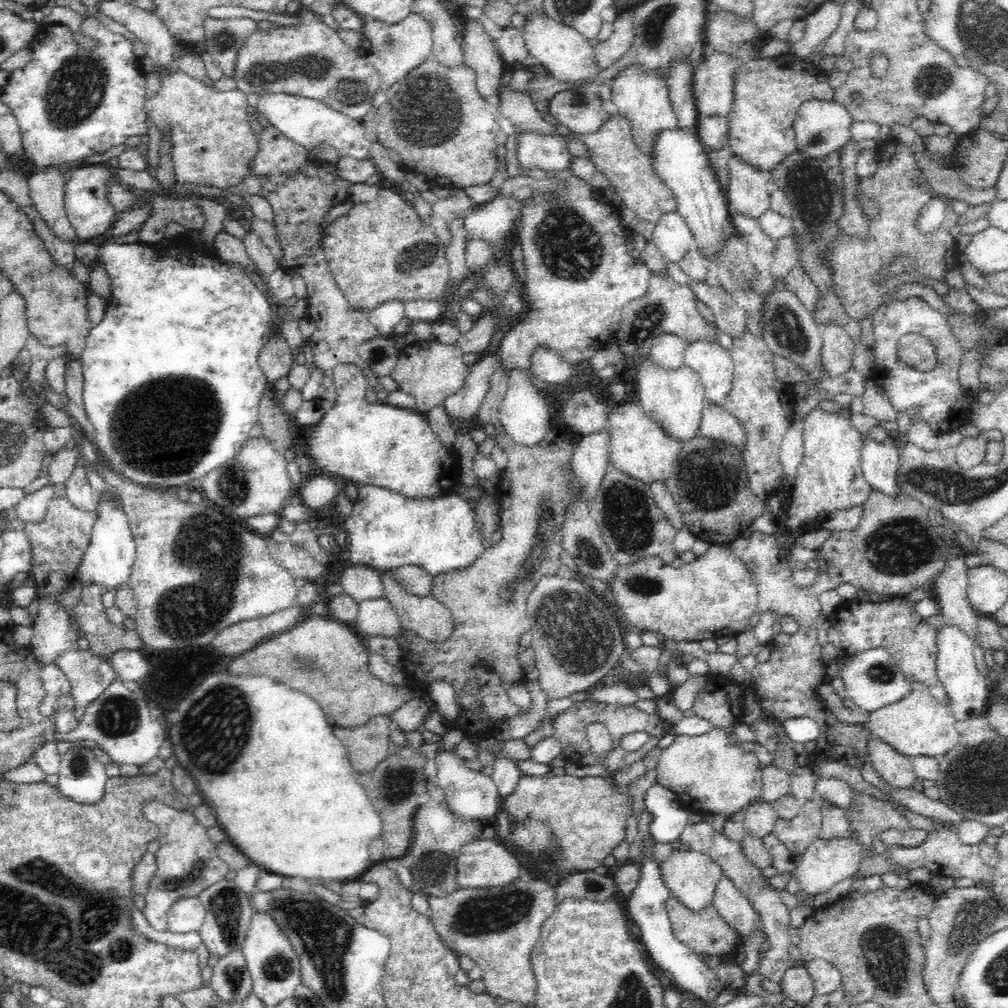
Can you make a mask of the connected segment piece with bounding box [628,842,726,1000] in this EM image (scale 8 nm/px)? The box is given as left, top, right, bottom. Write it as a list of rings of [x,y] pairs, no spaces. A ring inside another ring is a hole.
[[[648,844],[648,848],[644,848],[644,856],[642,860],[638,860],[638,866],[642,868],[642,878],[634,890],[634,894],[628,898],[628,916],[632,922],[638,924],[638,928],[642,930],[640,934],[640,944],[642,948],[648,952],[648,958],[652,962],[656,962],[660,966],[660,970],[670,972],[672,974],[672,982],[680,988],[680,990],[690,990],[694,994],[700,996],[700,1000],[714,1000],[720,996],[722,990],[726,990],[726,984],[718,978],[718,974],[706,966],[706,962],[694,954],[686,944],[678,942],[672,934],[672,924],[668,918],[668,898],[670,898],[670,890],[664,886],[660,868],[654,860],[654,844]]]

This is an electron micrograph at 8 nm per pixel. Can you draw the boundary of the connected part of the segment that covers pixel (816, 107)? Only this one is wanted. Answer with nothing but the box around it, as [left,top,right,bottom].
[794,100,852,162]

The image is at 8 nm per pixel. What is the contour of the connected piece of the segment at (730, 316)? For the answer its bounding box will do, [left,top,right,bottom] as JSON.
[688,280,746,338]

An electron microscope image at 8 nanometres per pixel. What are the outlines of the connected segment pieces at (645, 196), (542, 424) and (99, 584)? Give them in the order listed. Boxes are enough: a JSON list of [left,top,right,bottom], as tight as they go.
[[500,90,678,224],[500,368,550,446],[76,502,136,592]]

